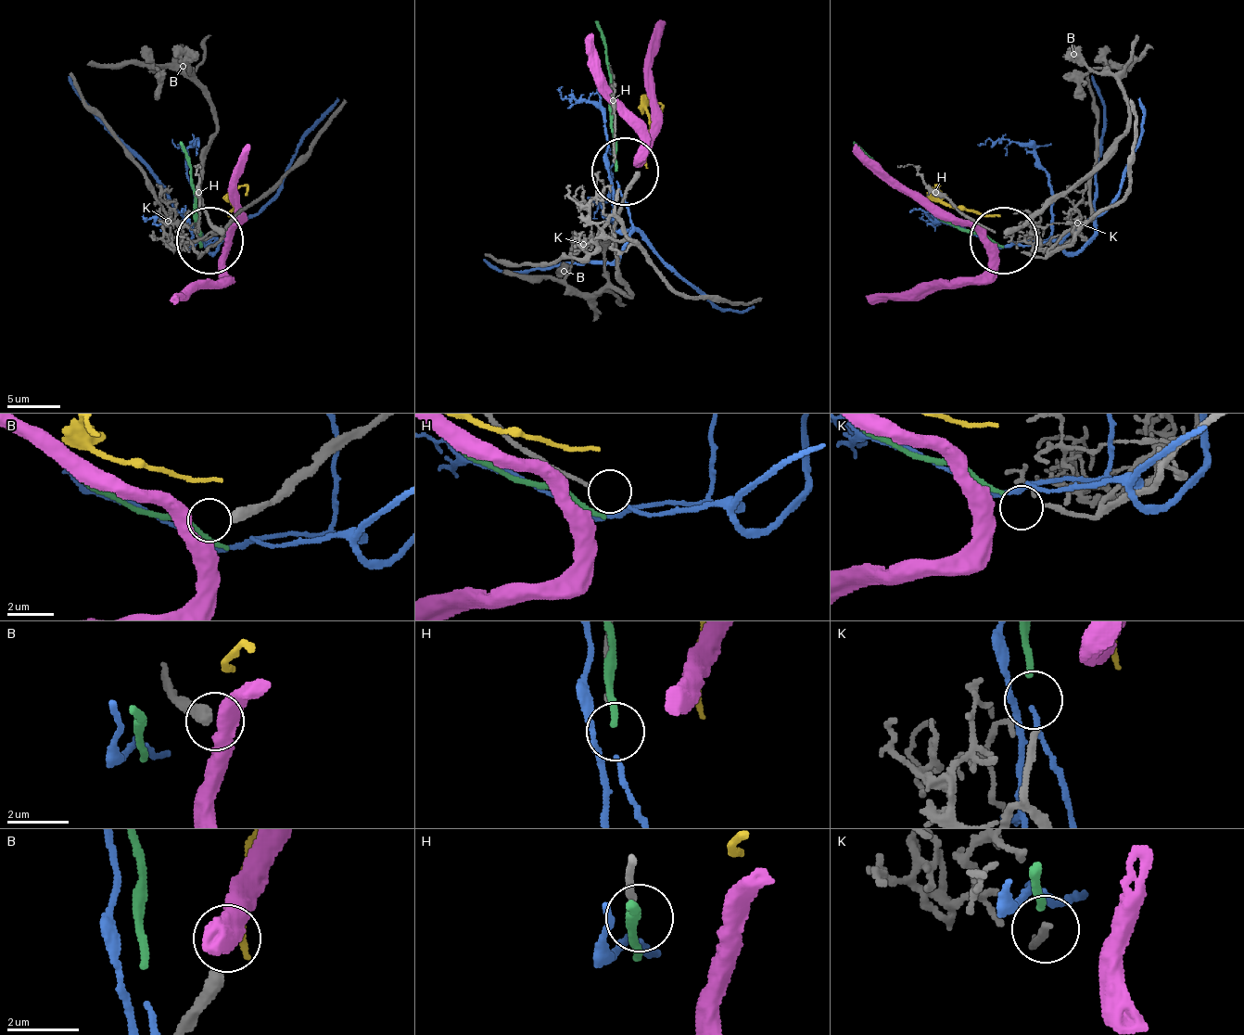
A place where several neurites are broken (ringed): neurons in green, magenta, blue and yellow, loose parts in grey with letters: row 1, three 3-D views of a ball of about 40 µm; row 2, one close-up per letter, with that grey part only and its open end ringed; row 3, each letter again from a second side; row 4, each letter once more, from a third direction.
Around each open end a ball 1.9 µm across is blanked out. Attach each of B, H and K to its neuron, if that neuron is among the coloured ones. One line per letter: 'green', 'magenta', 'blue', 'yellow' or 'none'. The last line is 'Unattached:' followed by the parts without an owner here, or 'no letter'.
B: none
H: blue
K: green
Unattached: B

